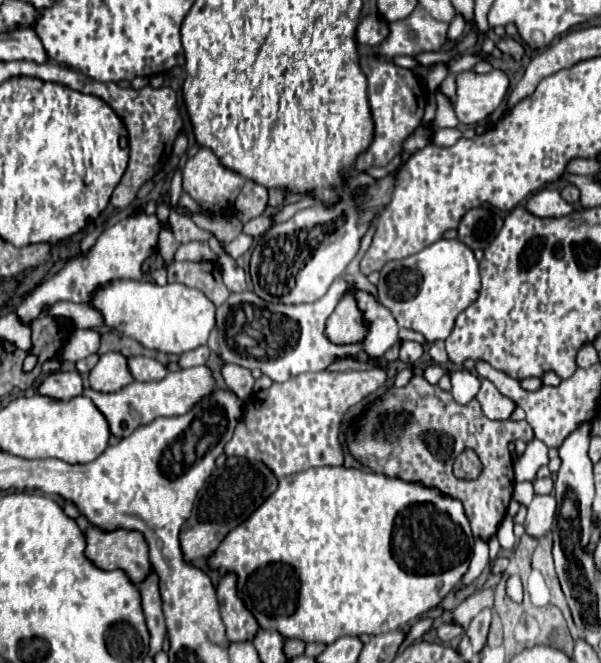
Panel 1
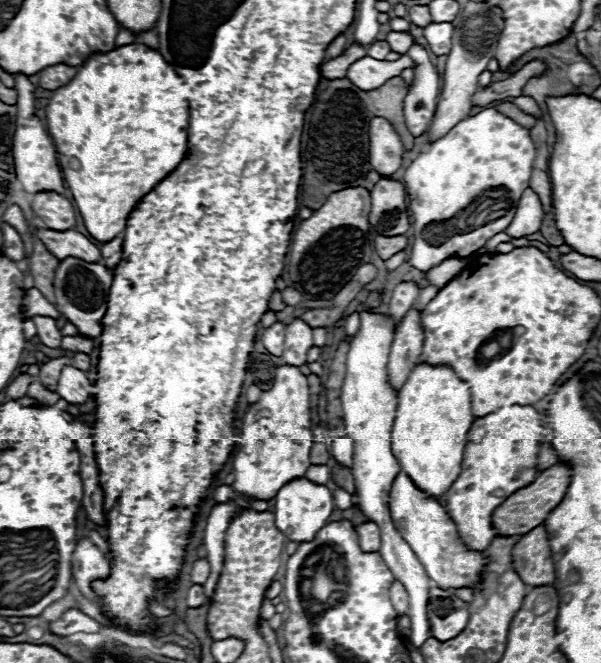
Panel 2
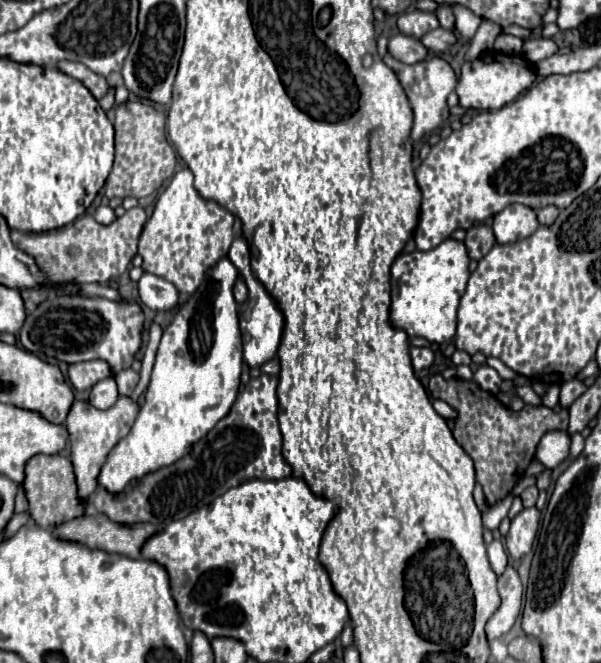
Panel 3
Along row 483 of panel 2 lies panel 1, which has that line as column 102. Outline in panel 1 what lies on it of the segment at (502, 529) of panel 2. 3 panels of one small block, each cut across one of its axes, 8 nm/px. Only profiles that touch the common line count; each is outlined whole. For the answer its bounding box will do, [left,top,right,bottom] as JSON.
[86,528,150,584]

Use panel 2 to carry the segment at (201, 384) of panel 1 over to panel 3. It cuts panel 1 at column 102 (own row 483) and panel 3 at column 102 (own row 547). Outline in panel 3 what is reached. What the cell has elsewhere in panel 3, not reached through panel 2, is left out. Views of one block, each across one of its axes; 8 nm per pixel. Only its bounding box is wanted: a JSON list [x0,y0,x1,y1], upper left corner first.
[66,396,138,498]

